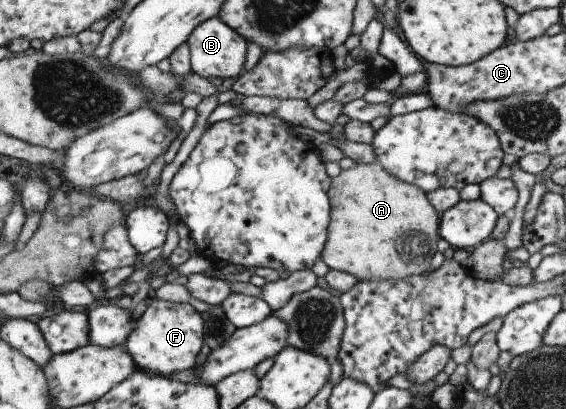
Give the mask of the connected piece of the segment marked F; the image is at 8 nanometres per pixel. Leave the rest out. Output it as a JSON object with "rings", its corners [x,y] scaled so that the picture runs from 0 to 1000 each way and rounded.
{"rings":[[[276,729],[246,773],[223,848],[247,902],[304,917],[311,907],[346,897],[353,856],[362,841],[364,792],[355,765],[332,741],[313,743]]]}

